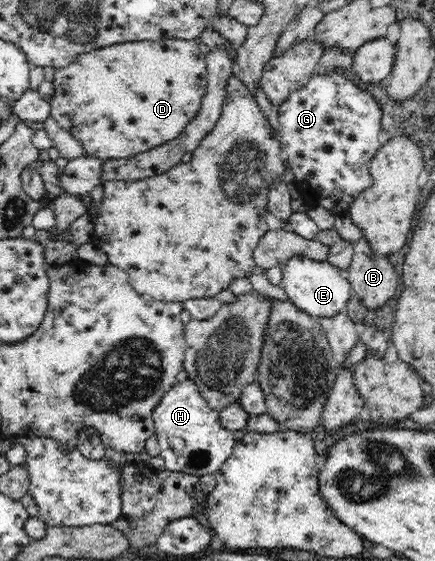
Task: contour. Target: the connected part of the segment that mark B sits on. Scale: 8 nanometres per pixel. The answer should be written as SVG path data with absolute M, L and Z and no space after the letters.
M361 238L353 244L352 262L345 270L346 279L350 281L352 294L361 299L367 310L376 312L386 306L398 286L398 274L388 257L374 257L370 245Z

